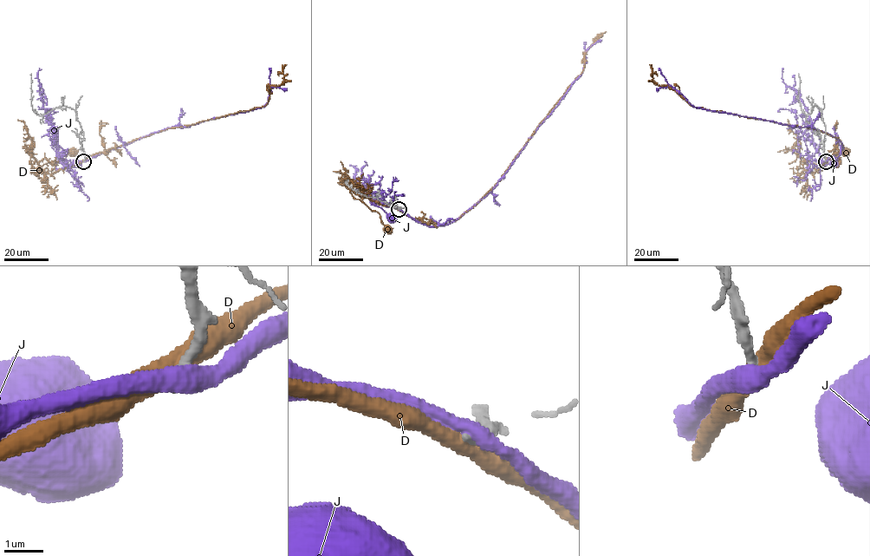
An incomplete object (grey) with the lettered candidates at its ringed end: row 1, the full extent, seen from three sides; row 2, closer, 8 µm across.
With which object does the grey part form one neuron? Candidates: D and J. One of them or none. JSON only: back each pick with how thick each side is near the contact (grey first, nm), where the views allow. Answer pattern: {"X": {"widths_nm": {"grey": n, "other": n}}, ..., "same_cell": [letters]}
{"same_cell": []}

